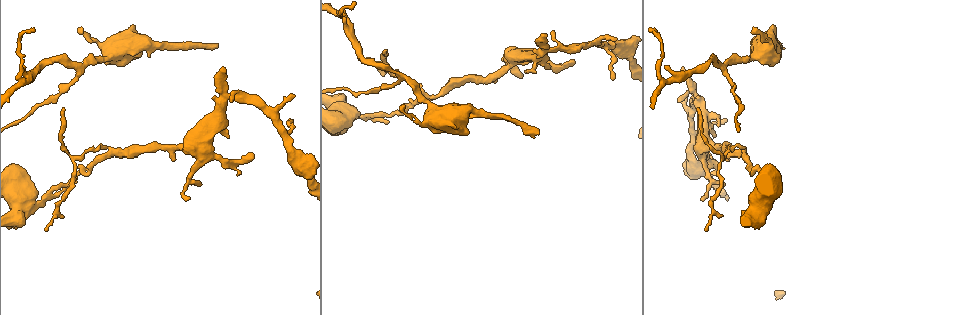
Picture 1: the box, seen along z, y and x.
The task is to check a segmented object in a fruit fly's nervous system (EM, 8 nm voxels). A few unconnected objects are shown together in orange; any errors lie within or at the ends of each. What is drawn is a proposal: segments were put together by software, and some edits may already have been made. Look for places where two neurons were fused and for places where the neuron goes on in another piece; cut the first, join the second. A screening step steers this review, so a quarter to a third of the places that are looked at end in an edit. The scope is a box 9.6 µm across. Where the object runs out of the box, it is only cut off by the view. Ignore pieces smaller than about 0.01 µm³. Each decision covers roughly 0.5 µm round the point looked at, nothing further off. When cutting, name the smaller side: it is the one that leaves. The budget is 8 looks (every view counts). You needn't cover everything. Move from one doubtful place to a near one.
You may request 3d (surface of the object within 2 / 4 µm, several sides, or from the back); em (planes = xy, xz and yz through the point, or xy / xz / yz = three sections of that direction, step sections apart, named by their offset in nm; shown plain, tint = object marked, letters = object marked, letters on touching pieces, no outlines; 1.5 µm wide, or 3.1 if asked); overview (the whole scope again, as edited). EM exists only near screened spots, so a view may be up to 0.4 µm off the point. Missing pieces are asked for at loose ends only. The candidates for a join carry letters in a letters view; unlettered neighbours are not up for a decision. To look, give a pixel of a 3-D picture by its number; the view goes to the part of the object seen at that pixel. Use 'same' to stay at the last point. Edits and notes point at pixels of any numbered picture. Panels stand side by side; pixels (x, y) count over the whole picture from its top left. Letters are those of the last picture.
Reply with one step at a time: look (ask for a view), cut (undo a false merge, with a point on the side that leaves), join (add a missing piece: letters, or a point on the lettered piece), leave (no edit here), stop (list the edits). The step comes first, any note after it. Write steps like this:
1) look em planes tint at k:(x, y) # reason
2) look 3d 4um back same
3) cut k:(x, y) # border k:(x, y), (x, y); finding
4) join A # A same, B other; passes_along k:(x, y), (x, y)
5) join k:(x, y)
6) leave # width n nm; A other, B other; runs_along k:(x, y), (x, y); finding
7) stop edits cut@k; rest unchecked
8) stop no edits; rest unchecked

look em planes tint at 1:(218, 44) # tapers out

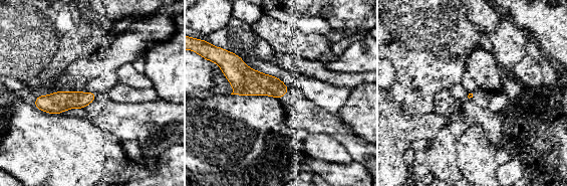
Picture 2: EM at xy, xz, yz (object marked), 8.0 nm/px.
look em planes letters same # what lies round it

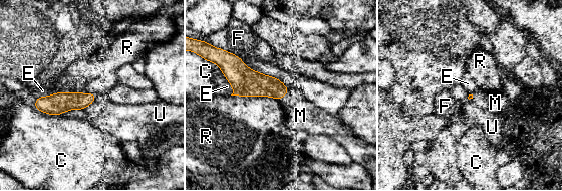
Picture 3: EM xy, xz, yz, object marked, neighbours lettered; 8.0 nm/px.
join M # C other, E other, F other, M same, R other, U other; passes_along 3:(255, 83), (283, 96), (300, 115); the neuron continues

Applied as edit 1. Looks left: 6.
look overview

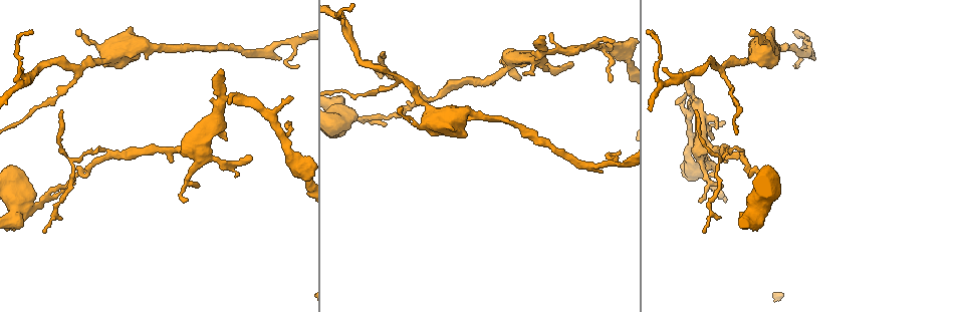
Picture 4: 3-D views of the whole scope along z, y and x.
look 3d 2um at 4:(725, 122) # tapers out

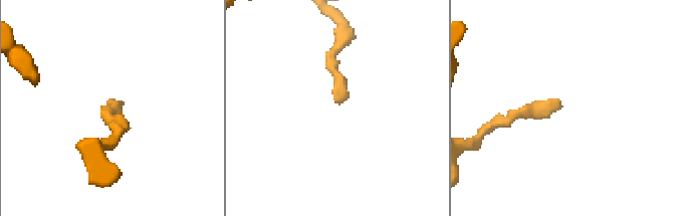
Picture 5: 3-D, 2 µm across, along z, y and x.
look em planes letters at 5:(108, 102)

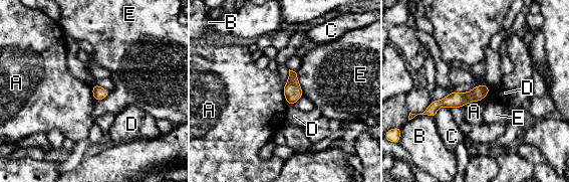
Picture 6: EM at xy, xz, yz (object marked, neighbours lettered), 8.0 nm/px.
leave # width 100 nm; longest_contact A 300 nm; A other, B other, C other, D other, E other; none of them fits

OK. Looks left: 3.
look 3d 2um at 4:(226, 138) # stops while still wide

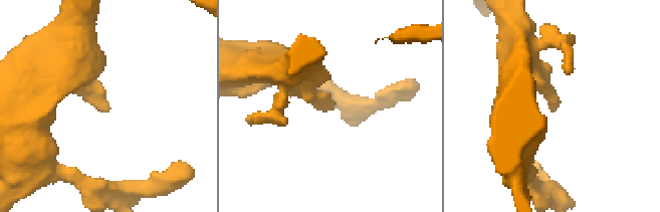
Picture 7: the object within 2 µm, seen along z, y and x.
look em yz step 8 tint at 7:(333, 104)

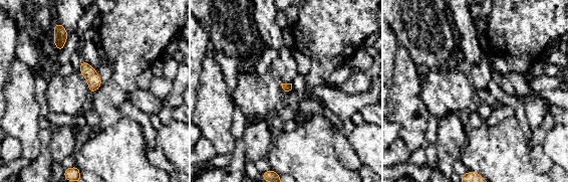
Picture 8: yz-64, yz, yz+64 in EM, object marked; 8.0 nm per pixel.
look em planes letters same

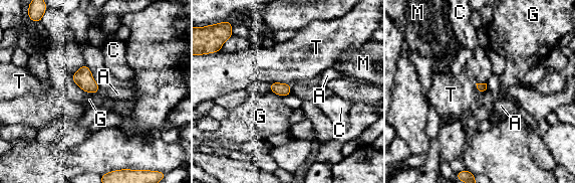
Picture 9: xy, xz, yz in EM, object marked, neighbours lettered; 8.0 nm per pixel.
leave # A other, C other, G other, M other, T other; border 9:(99, 88), (96, 94); none of them fits

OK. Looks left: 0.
stop edits join@3; rest unchecked

